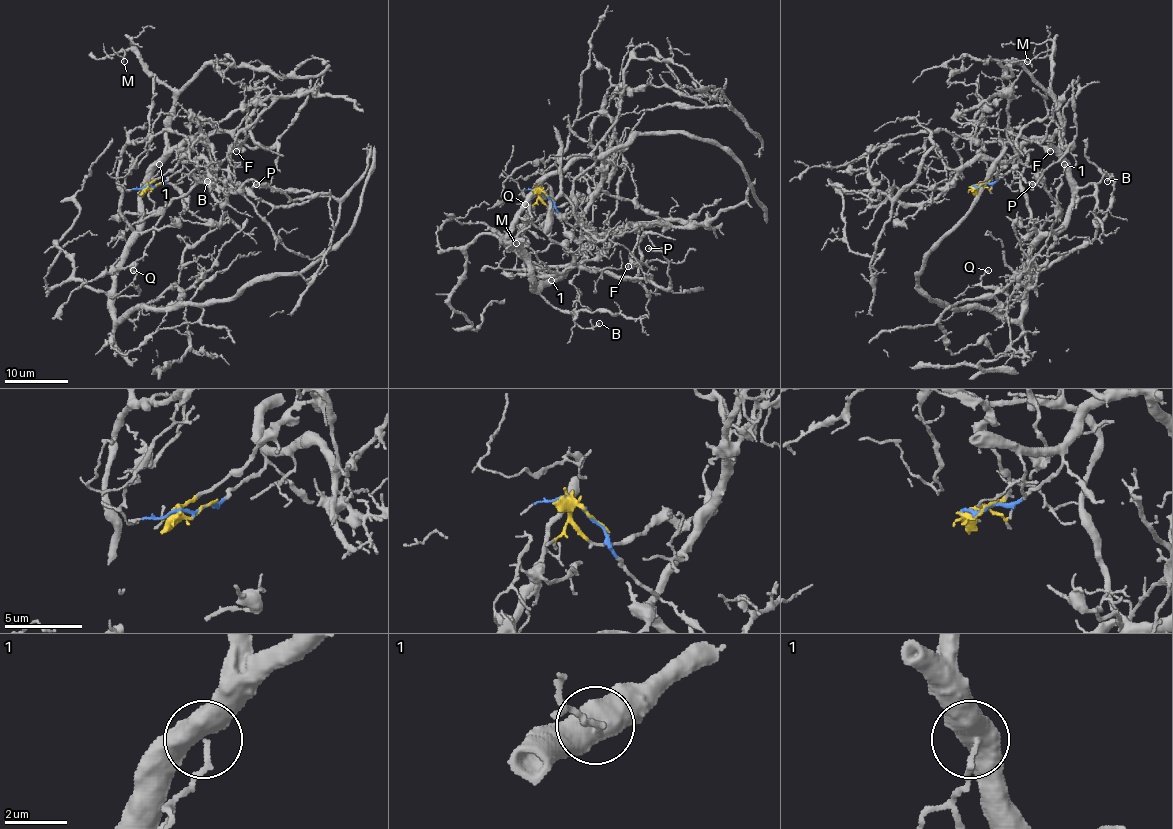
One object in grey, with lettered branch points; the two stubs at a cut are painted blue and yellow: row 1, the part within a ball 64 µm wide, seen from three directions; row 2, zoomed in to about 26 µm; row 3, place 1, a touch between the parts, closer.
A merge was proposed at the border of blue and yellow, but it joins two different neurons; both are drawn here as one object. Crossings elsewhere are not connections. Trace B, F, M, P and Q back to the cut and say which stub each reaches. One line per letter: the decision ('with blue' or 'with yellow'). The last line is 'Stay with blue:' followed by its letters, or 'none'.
B: with blue
F: with yellow
M: with blue
P: with blue
Q: with blue
Stay with blue: B, M, P, Q

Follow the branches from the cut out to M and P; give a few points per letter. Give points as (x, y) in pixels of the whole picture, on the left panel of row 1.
M: (153, 186), (182, 167), (182, 147), (189, 137), (169, 145), (174, 93), (129, 49), (125, 49), (123, 62)
P: (153, 186), (182, 167), (191, 137), (216, 133), (278, 147), (272, 180), (256, 185)

